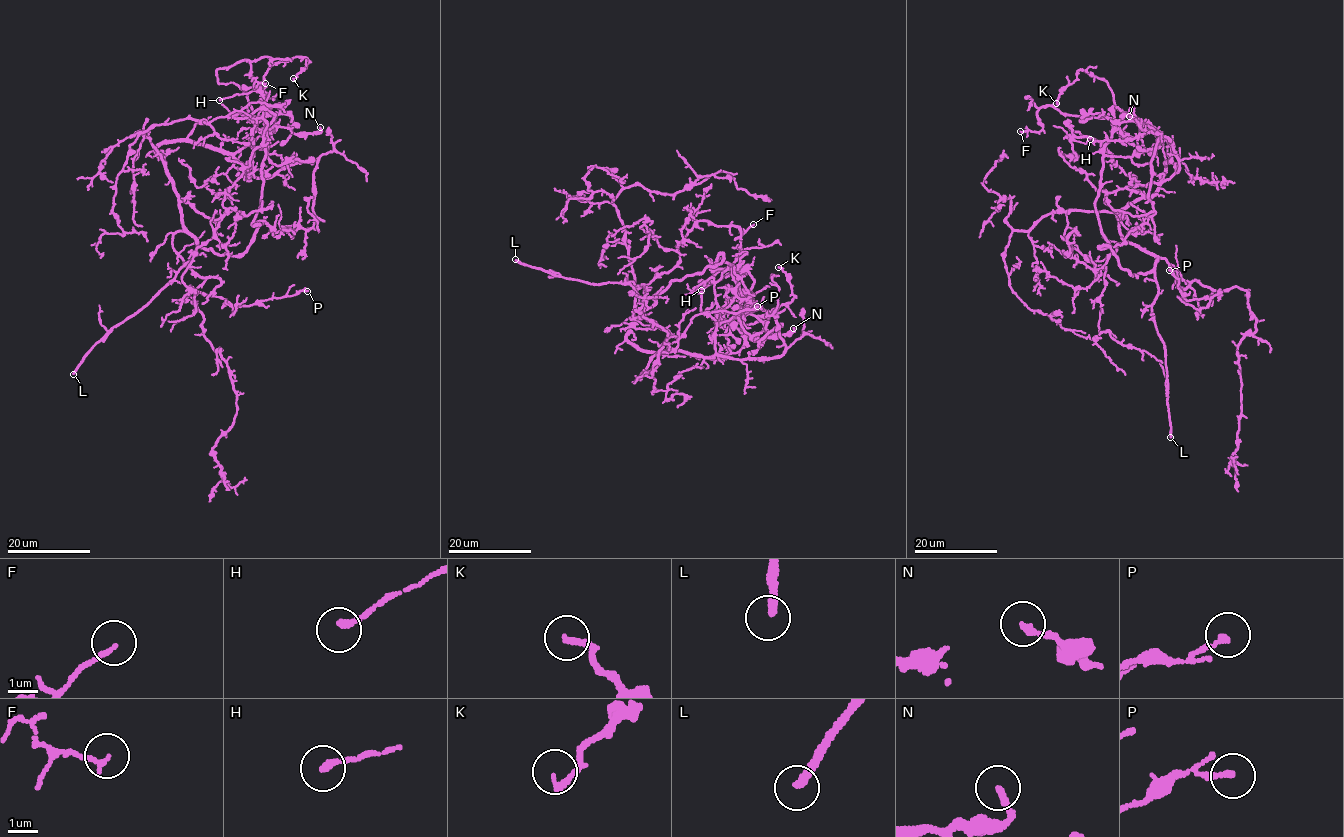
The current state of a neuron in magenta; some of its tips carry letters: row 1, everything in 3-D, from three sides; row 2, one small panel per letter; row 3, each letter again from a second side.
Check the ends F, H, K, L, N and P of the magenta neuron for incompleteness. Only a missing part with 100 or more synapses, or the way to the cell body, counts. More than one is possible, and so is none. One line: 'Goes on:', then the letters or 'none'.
Goes on: L

